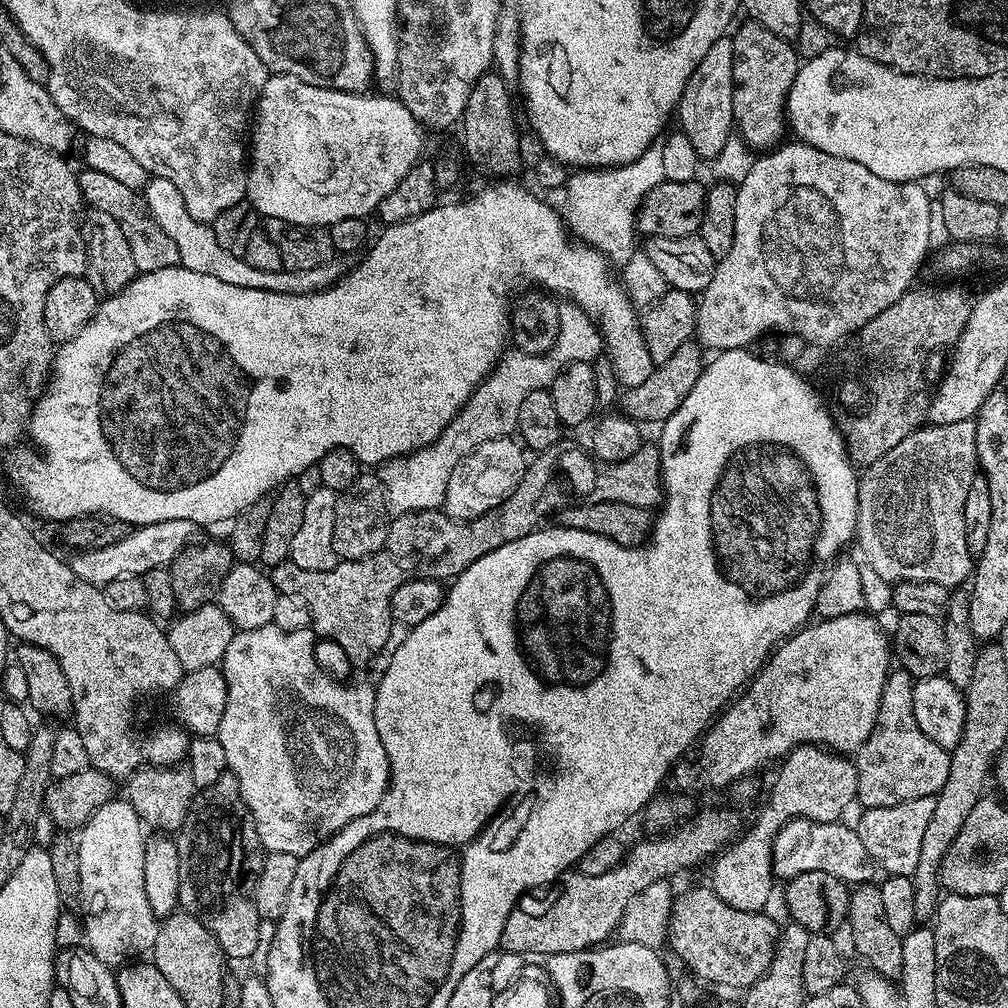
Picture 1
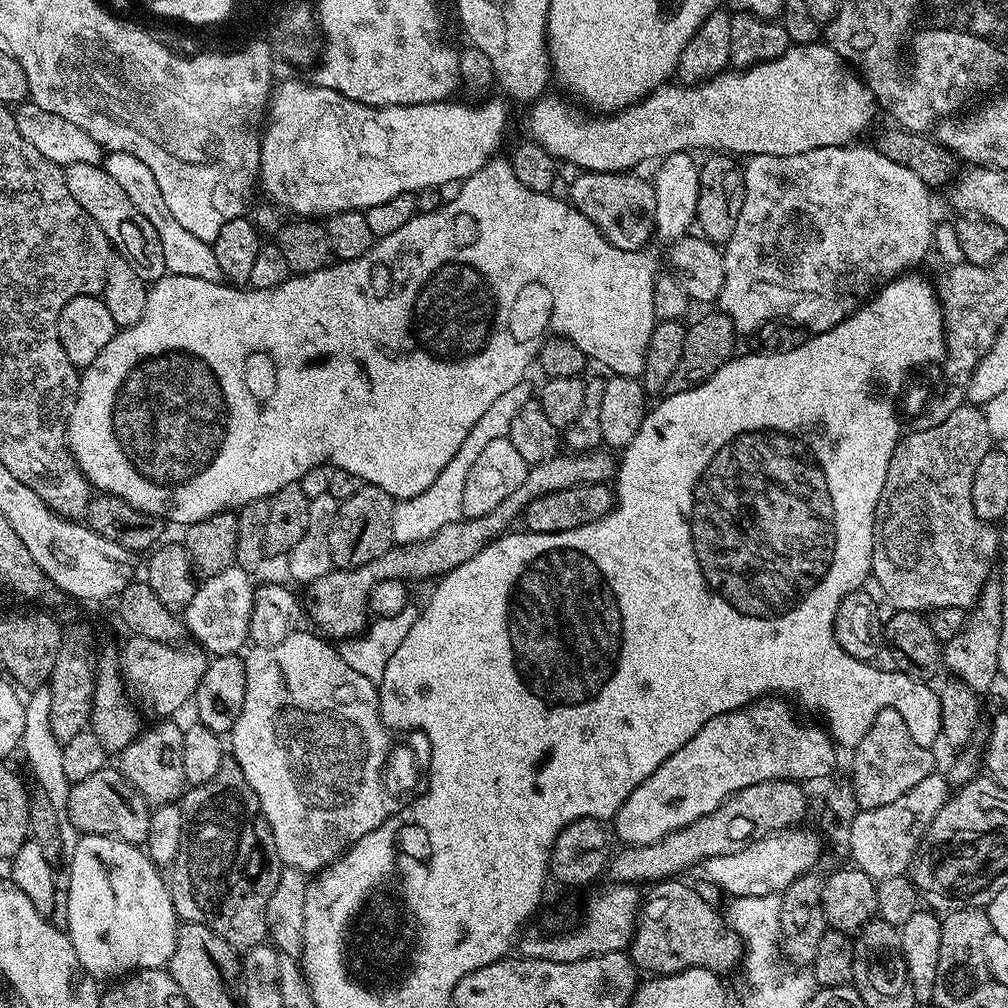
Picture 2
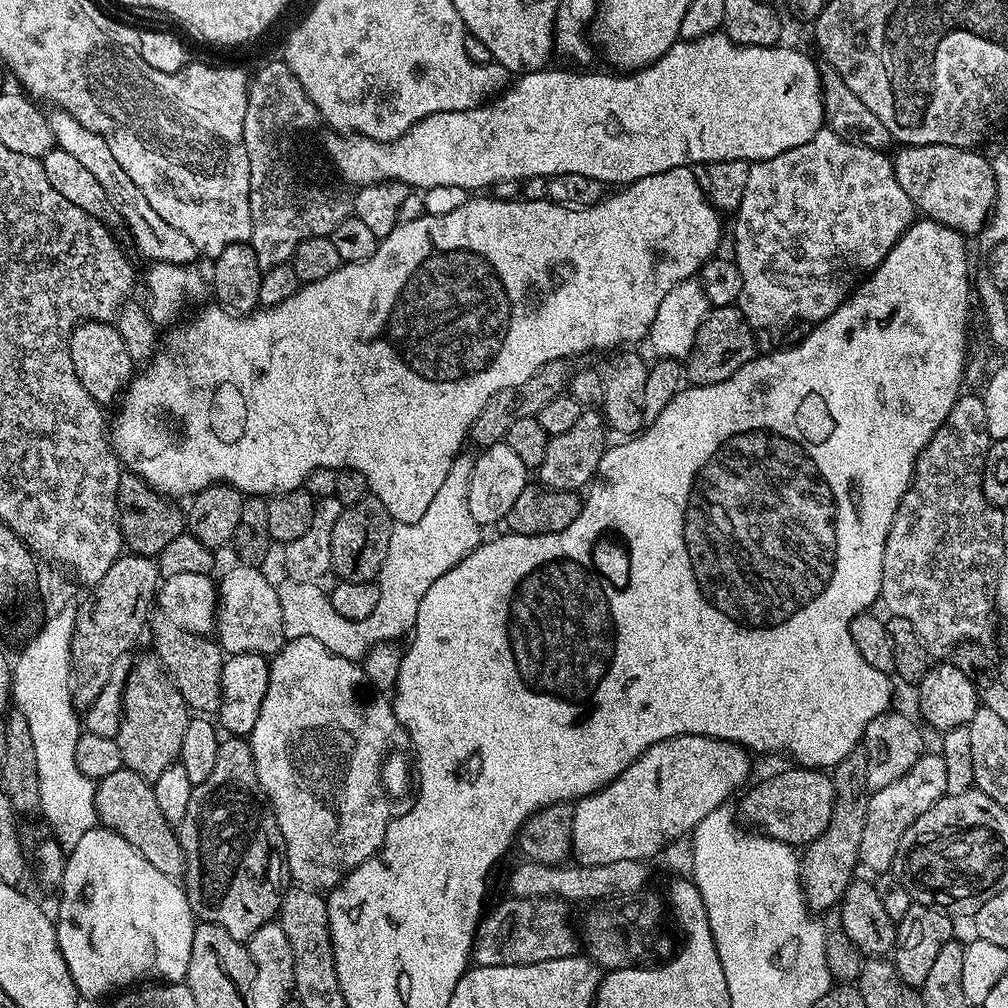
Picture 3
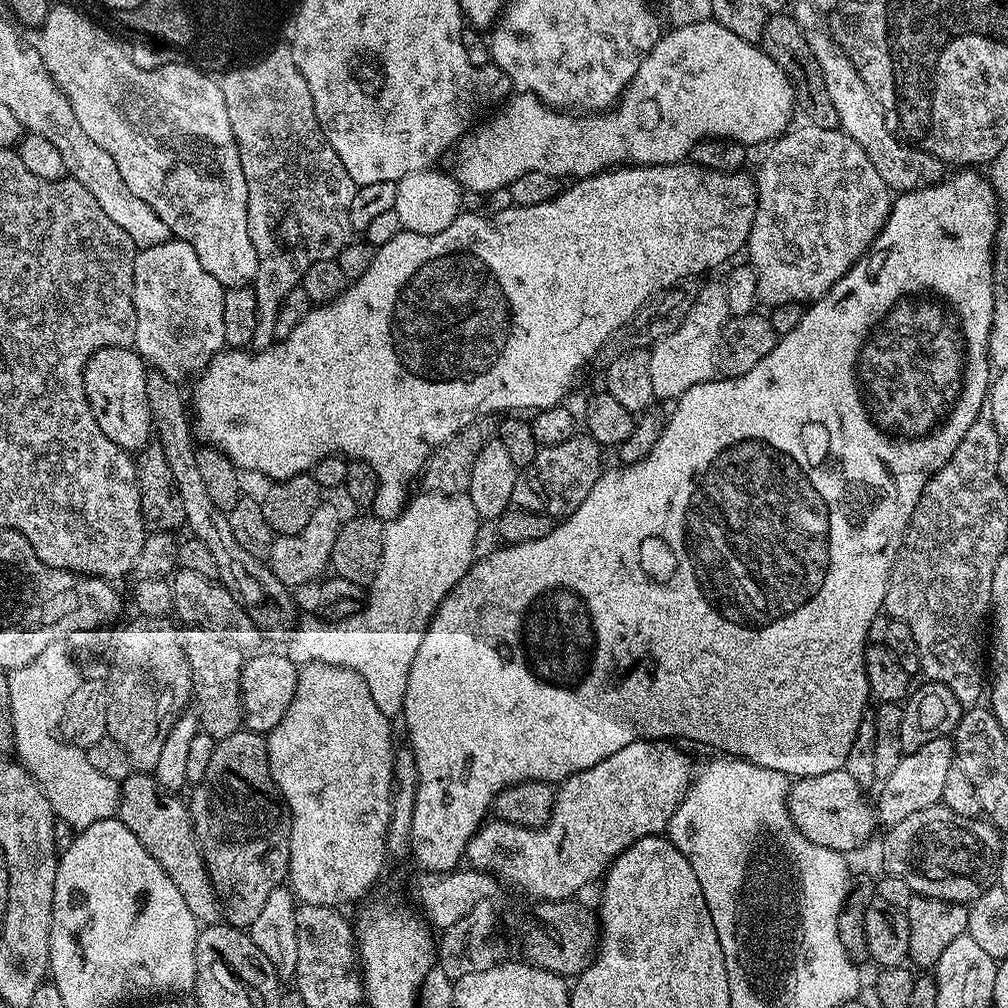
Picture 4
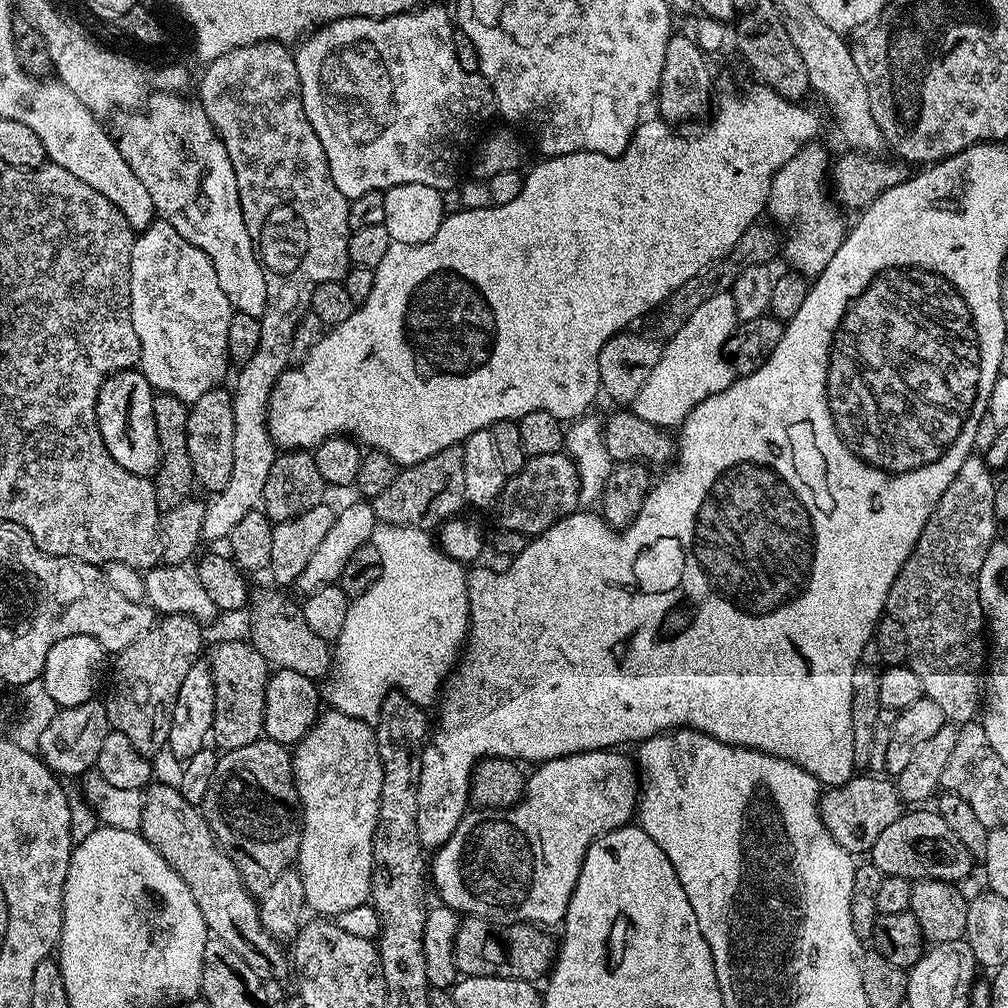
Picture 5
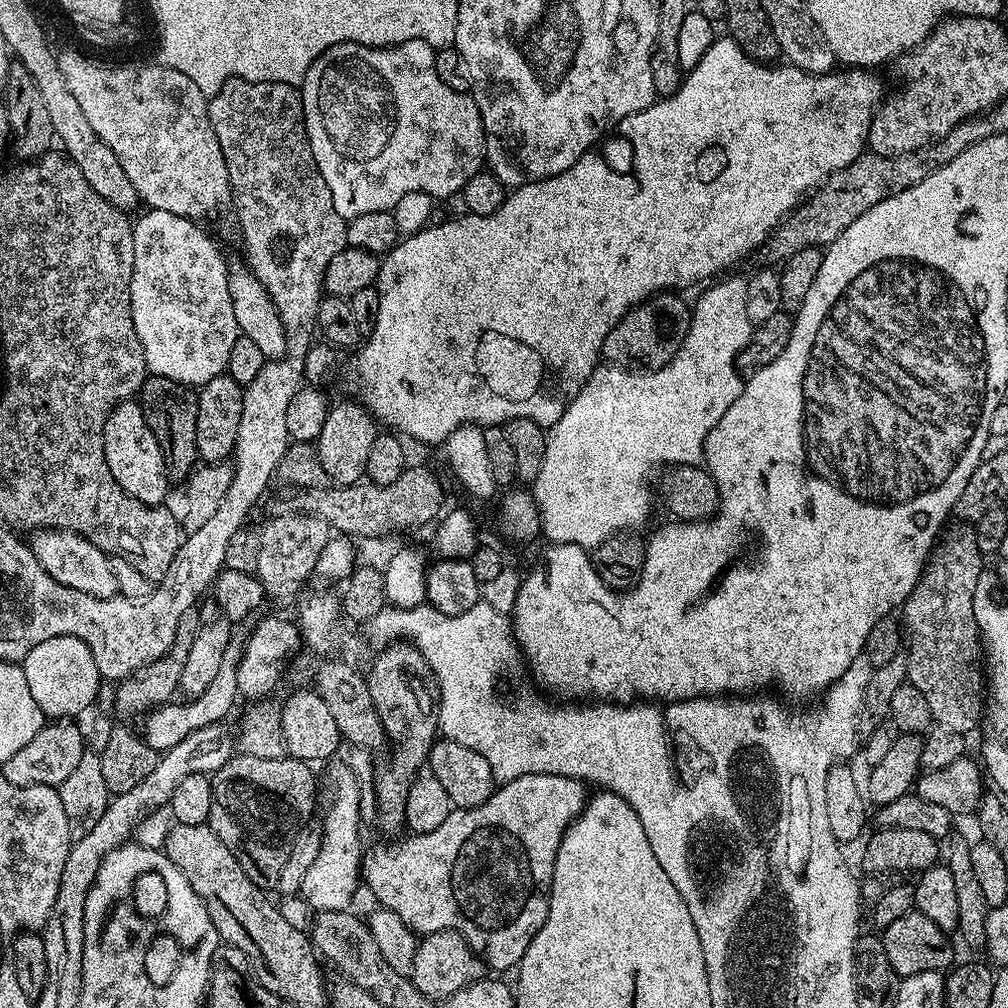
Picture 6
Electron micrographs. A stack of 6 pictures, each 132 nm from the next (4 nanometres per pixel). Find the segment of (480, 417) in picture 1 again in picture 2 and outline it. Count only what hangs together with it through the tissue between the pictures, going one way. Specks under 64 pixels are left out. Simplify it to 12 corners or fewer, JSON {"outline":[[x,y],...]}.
{"outline":[[506,390],[422,494],[393,507],[392,539],[422,544],[464,516],[466,477],[533,399]]}

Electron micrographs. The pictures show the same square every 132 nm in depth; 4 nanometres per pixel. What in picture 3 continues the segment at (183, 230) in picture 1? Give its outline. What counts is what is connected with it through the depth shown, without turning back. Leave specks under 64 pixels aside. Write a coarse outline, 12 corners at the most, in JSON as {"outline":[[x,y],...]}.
{"outline":[[49,111],[55,147],[106,190],[148,262],[192,264],[186,234],[158,218],[102,137]]}

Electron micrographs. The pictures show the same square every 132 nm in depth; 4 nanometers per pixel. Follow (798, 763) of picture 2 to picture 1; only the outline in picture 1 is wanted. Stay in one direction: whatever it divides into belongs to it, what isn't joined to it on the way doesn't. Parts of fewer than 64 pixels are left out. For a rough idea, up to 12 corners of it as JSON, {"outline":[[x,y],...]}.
{"outline":[[867,611],[793,632],[699,741],[724,788],[799,744],[855,754],[890,636]]}

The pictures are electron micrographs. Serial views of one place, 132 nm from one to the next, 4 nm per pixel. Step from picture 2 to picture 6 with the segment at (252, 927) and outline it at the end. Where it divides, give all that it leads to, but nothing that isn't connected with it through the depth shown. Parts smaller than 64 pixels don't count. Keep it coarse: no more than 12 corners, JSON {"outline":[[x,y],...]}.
{"outline":[[236,754],[207,825],[268,890],[316,808],[309,761]]}

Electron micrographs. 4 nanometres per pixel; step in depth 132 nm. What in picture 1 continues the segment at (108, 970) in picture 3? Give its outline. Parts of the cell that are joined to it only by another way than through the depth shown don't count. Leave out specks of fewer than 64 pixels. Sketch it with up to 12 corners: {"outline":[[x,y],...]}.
{"outline":[[124,798],[78,832],[84,940],[109,966],[160,929]]}

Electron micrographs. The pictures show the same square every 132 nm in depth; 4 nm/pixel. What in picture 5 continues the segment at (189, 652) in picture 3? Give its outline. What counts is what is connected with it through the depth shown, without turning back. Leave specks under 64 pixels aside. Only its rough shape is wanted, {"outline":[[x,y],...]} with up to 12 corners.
{"outline":[[247,639],[213,646],[211,743],[264,736],[266,658]]}

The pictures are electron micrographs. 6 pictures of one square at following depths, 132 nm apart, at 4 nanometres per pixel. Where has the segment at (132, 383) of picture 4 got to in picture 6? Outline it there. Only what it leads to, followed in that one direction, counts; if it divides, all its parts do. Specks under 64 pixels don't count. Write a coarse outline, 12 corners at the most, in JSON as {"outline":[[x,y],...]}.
{"outline":[[135,399],[106,418],[114,482],[160,506],[170,476]]}

